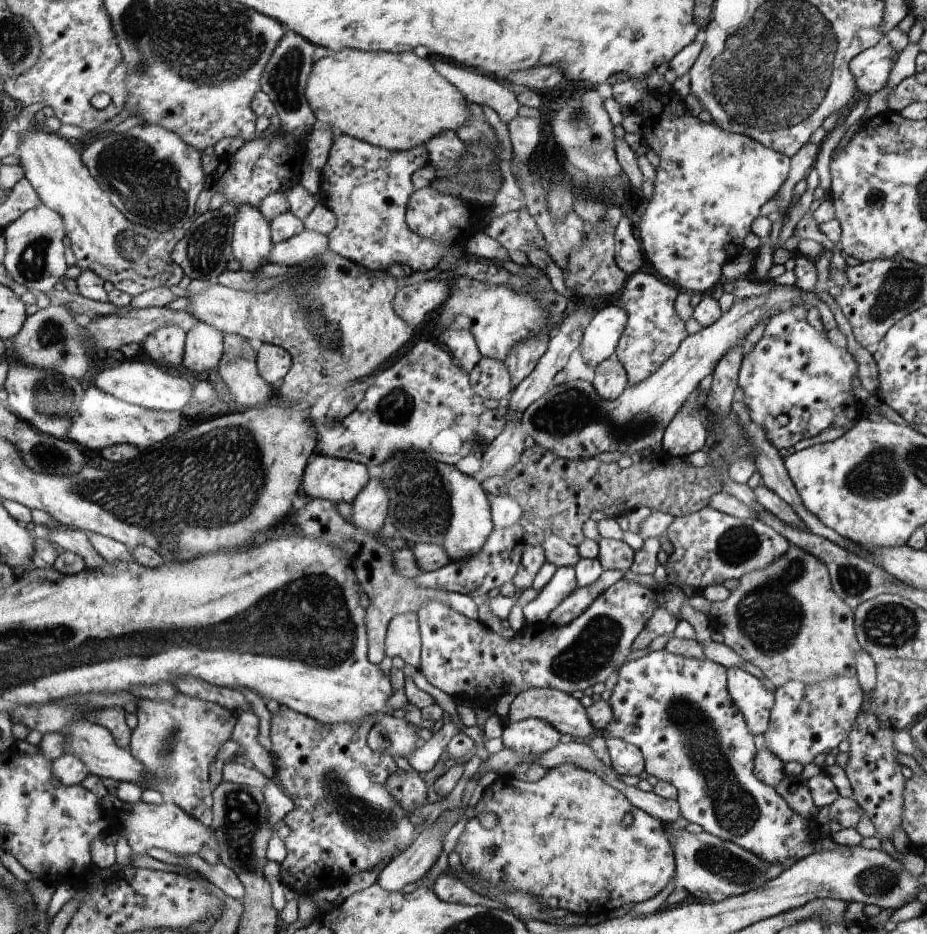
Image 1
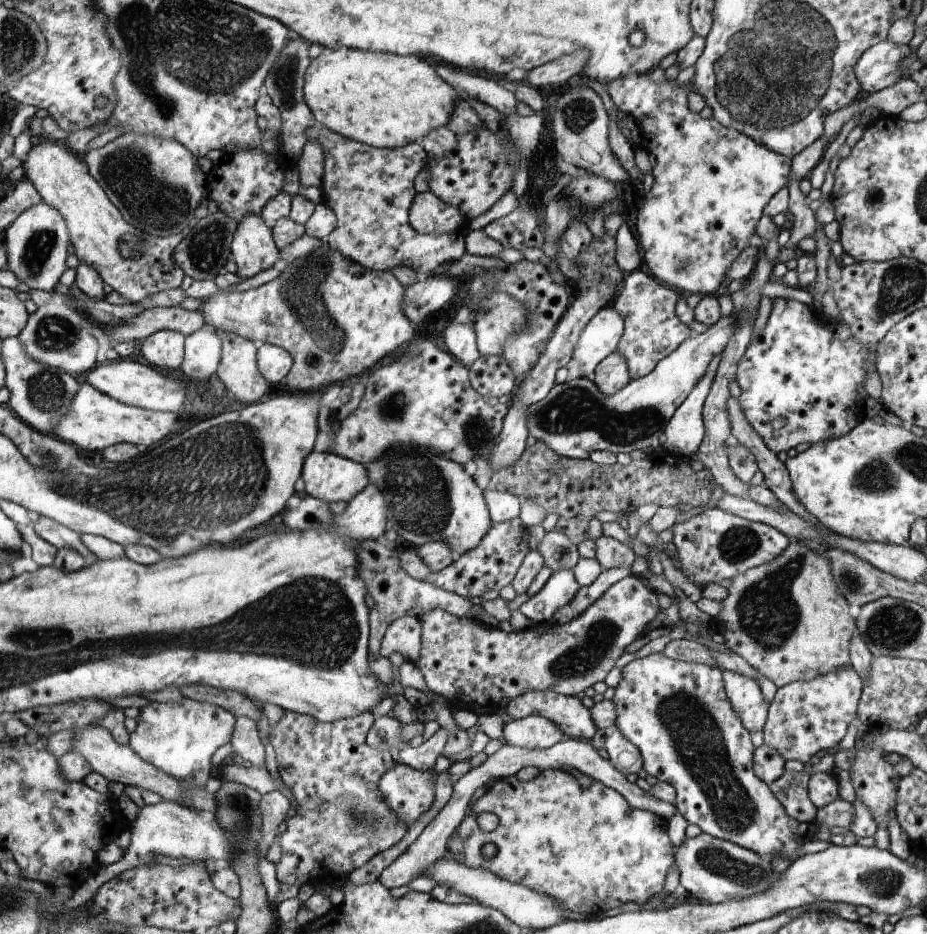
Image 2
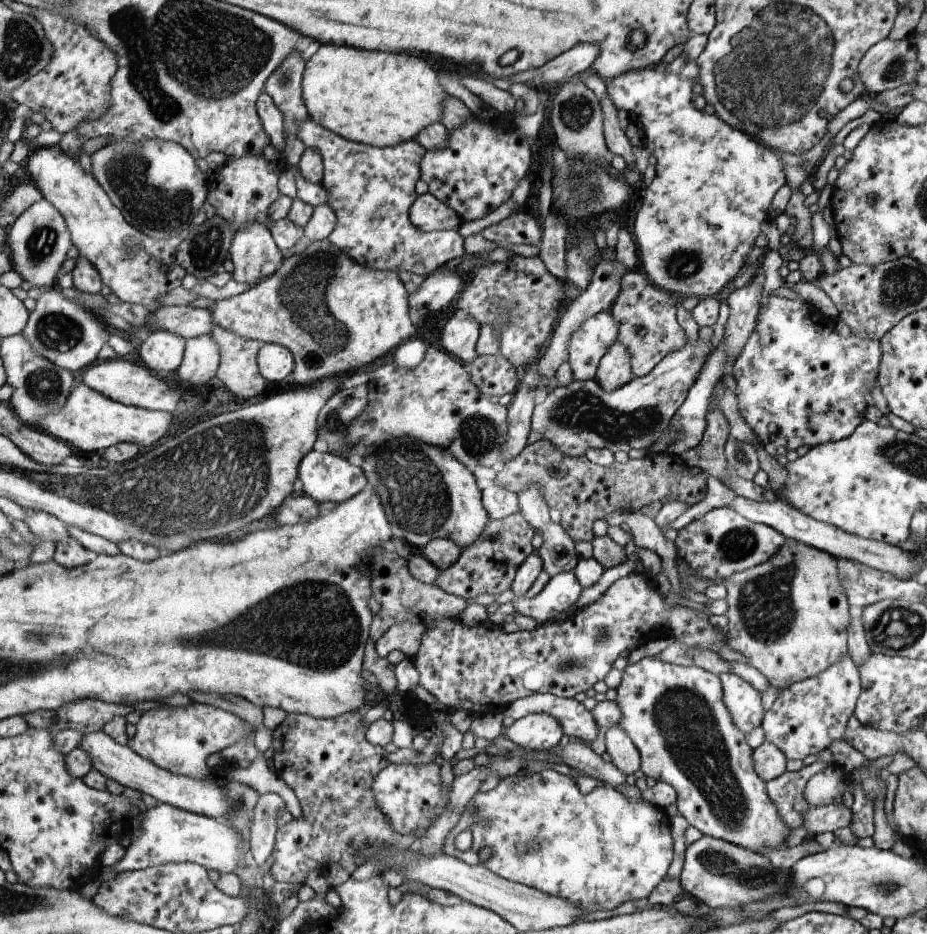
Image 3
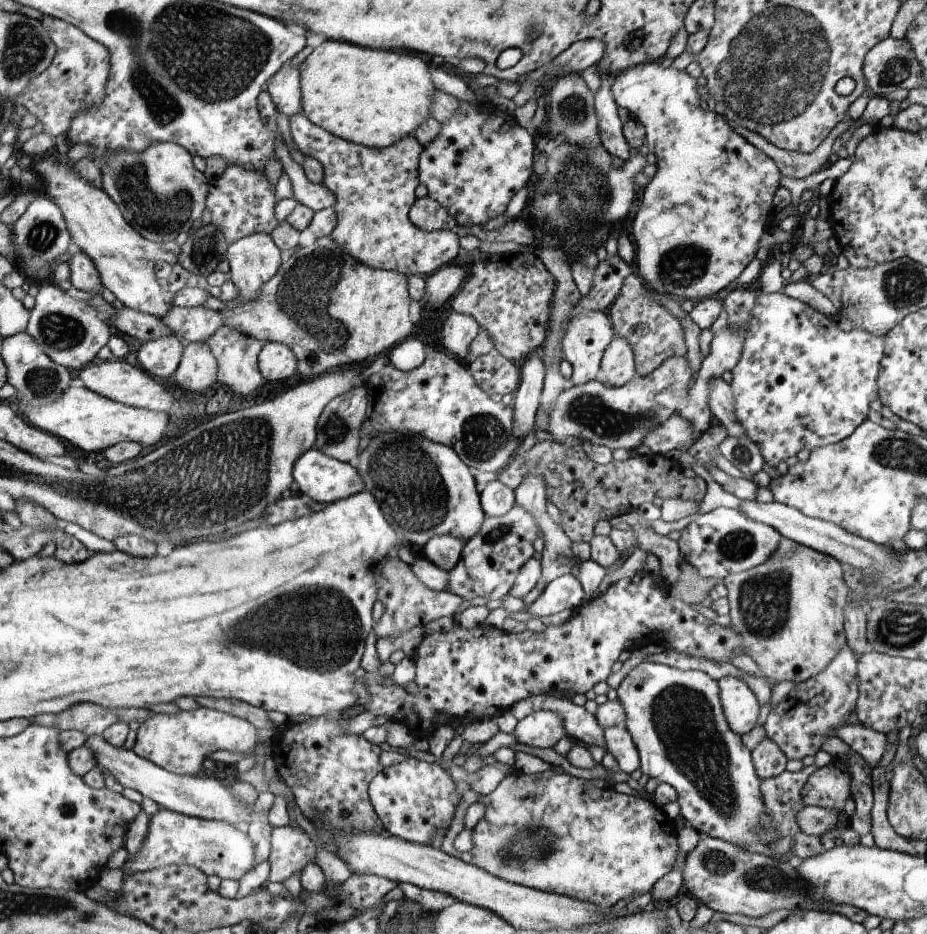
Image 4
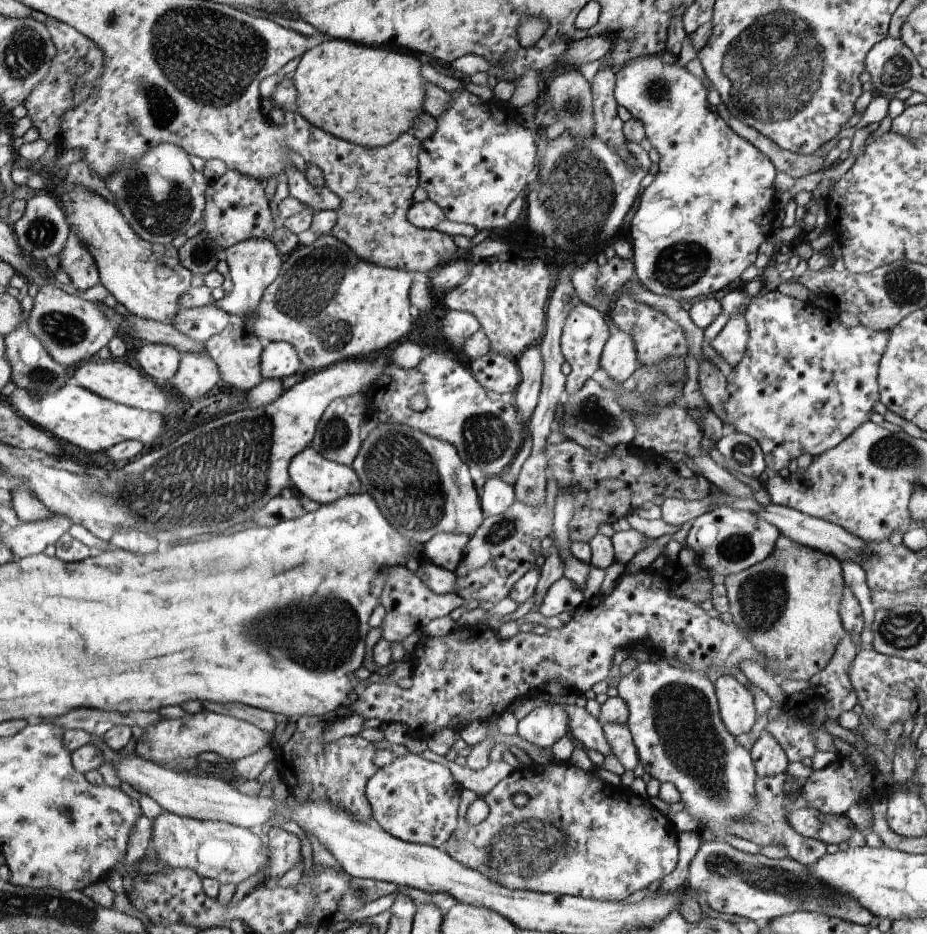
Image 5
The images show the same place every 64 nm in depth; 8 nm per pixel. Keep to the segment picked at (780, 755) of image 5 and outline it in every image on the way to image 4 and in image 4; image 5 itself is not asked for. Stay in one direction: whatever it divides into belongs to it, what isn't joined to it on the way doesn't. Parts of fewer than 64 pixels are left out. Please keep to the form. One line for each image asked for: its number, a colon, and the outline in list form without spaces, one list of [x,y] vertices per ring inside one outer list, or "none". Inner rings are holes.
4: [[[767,736],[753,748],[753,766],[757,766],[757,776],[761,780],[779,776],[785,770],[785,762],[787,762],[787,756]]]

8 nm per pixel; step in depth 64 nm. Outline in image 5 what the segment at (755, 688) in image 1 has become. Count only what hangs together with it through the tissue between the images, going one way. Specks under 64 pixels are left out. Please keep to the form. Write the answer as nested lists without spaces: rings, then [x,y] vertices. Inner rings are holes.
[[[723,674],[715,680],[715,694],[717,694],[717,706],[721,722],[725,724],[725,730],[735,738],[743,732],[747,732],[755,722],[755,708],[751,694],[739,684],[733,676]]]

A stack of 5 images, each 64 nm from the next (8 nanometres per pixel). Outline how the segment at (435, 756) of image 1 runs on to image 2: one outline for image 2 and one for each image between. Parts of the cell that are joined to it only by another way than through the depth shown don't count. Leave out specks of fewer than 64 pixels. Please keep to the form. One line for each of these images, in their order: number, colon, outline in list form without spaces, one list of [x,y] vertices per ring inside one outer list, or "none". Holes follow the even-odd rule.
2: [[[439,730],[433,738],[425,740],[423,746],[395,752],[395,762],[403,766],[413,766],[417,770],[431,770],[435,766],[435,760],[445,754],[445,746],[447,746],[447,732]]]

